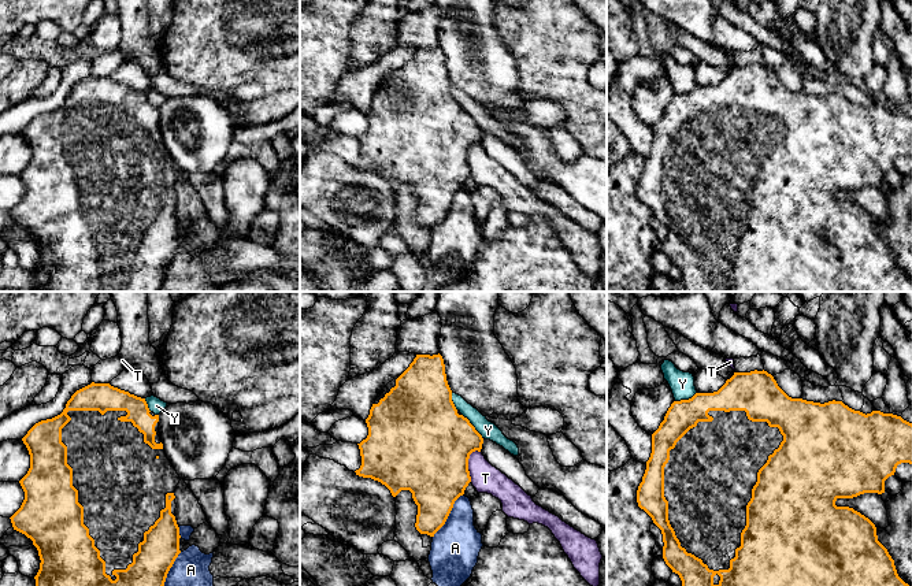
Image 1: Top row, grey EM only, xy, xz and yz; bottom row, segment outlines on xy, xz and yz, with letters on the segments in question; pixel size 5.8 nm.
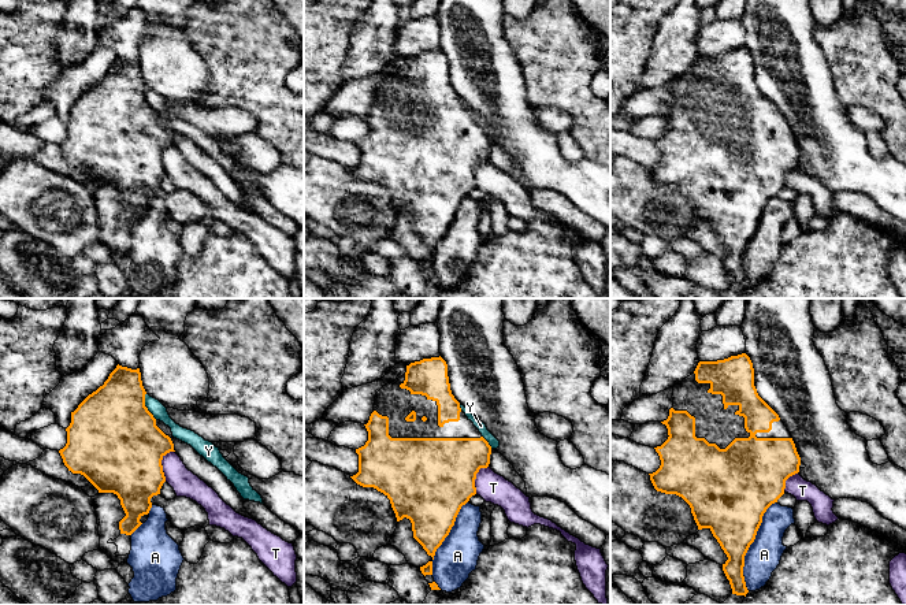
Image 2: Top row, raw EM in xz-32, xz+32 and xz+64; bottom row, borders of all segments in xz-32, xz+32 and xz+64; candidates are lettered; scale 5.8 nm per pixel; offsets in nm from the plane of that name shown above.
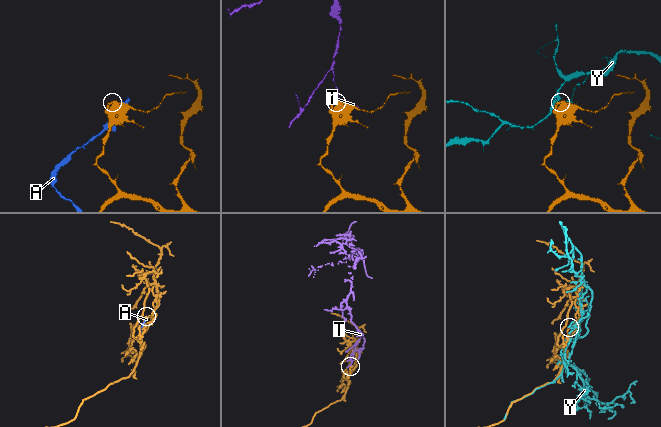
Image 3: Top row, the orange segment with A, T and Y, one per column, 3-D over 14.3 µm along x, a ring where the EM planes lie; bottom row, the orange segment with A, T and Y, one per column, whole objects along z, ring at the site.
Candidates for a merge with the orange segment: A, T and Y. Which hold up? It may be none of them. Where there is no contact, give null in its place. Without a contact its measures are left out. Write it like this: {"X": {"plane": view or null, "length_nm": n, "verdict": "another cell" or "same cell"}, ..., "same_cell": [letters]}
{"A": {"plane": "xy", "length_nm": 300, "verdict": "another cell"}, "T": {"plane": "xz", "length_nm": 200, "verdict": "another cell"}, "Y": {"plane": "xz", "length_nm": 200, "verdict": "another cell"}, "same_cell": []}

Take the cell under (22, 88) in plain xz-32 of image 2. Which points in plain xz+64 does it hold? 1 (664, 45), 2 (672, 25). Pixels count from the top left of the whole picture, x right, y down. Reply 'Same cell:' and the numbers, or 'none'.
Same cell: none

